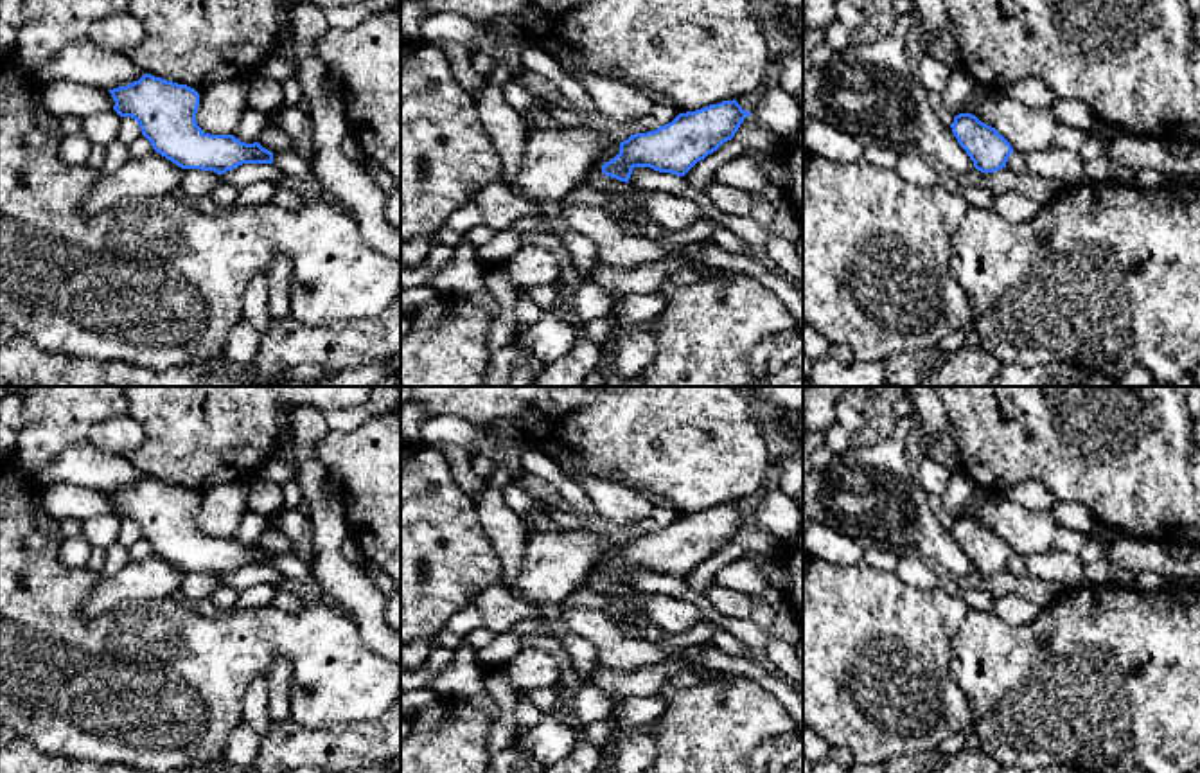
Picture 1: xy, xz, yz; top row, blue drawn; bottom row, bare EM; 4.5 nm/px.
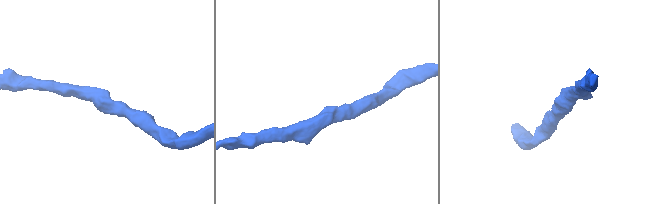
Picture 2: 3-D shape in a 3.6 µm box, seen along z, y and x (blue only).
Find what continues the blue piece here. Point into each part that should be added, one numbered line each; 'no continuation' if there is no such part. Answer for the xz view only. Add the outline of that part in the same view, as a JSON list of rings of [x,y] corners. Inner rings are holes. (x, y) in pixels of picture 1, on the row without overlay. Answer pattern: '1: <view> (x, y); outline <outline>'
no continuation

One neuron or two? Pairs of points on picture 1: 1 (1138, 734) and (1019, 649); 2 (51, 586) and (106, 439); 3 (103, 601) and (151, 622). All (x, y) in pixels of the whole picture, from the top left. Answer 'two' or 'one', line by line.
1: one
2: two
3: two

